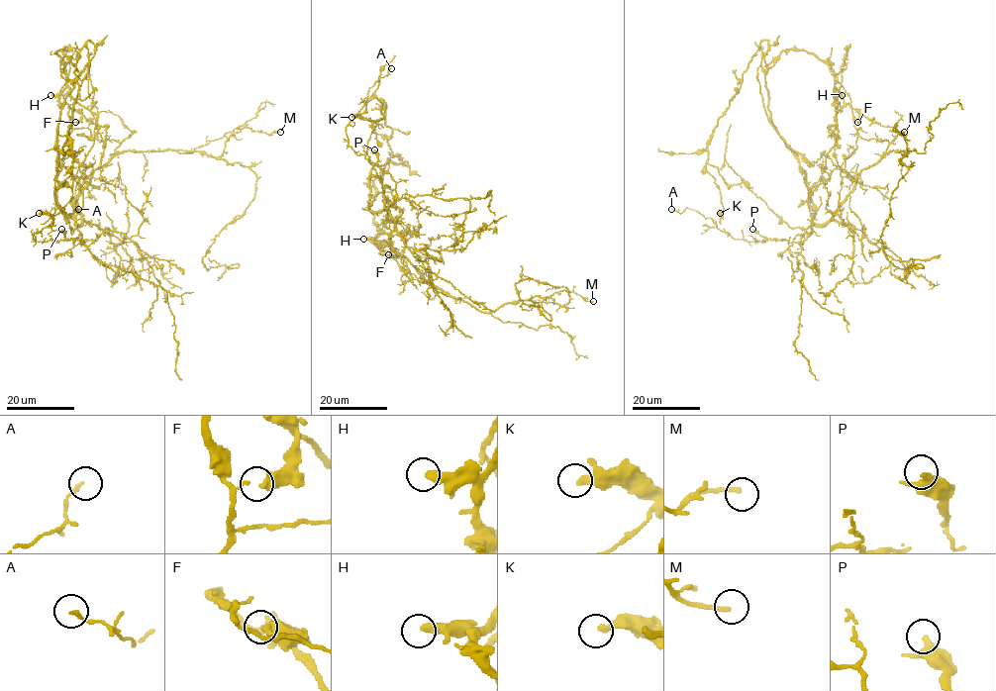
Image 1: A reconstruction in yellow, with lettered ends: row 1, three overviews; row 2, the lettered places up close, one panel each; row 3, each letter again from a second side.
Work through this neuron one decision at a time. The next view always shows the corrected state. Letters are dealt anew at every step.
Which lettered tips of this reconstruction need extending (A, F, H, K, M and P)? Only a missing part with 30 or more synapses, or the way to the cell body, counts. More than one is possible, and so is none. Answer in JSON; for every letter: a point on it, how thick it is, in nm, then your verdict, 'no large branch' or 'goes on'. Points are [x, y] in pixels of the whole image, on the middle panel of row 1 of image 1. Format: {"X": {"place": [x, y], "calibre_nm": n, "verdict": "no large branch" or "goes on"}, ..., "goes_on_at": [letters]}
{"A": {"place": [391, 68], "calibre_nm": 140, "verdict": "no large branch"}, "F": {"place": [388, 254], "calibre_nm": 280, "verdict": "no large branch"}, "H": {"place": [363, 239], "calibre_nm": 400, "verdict": "no large branch"}, "K": {"place": [351, 117], "calibre_nm": 300, "verdict": "no large branch"}, "M": {"place": [593, 301], "calibre_nm": 190, "verdict": "no large branch"}, "P": {"place": [374, 149], "calibre_nm": 280, "verdict": "no large branch"}, "goes_on_at": []}

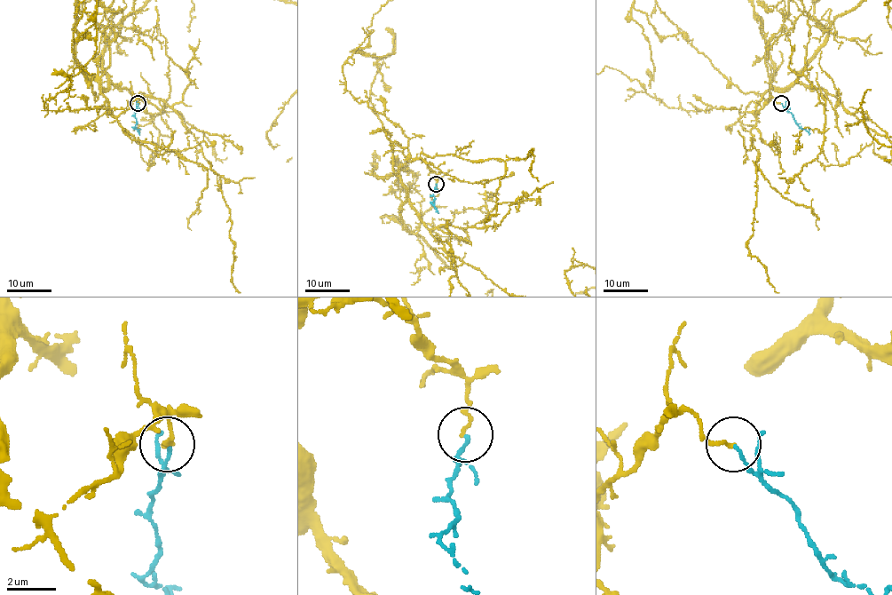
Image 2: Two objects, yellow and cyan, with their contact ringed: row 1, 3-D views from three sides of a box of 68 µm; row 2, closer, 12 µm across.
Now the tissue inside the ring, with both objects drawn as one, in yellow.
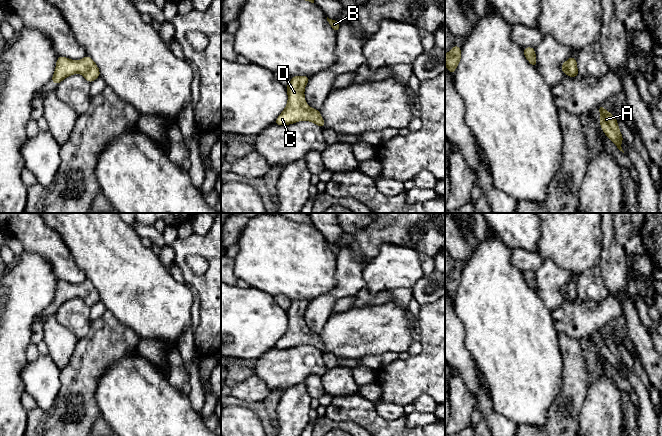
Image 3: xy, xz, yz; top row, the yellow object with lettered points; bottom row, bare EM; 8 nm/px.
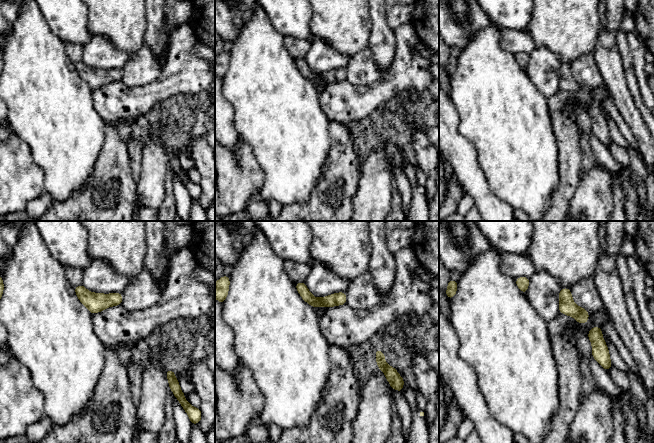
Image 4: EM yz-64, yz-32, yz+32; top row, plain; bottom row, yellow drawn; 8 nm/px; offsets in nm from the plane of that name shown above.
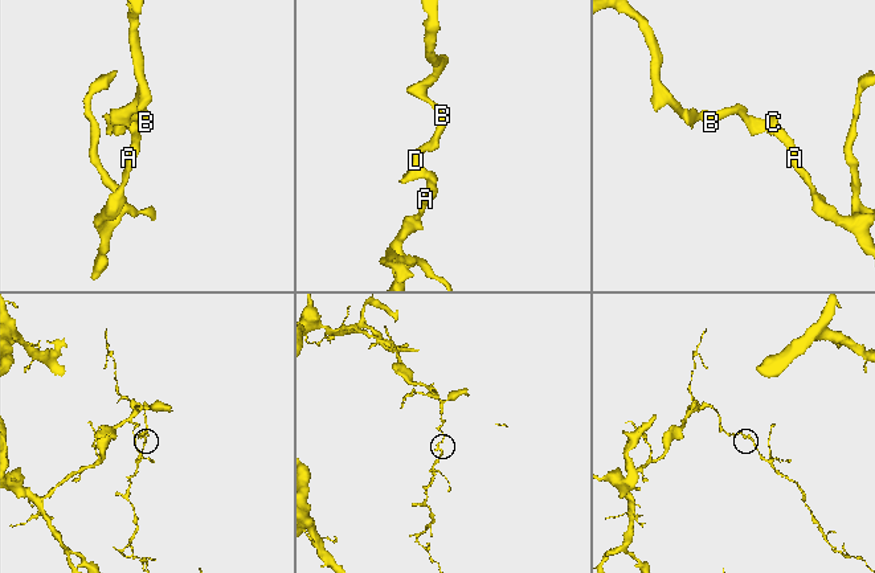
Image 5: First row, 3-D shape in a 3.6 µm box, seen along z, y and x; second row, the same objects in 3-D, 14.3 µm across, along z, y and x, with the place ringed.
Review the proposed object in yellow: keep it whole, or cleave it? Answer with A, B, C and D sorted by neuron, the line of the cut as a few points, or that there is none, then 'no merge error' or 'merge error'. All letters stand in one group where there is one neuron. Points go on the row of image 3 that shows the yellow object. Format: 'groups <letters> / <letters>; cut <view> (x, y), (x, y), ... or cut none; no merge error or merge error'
groups A B C D; cut none; no merge error

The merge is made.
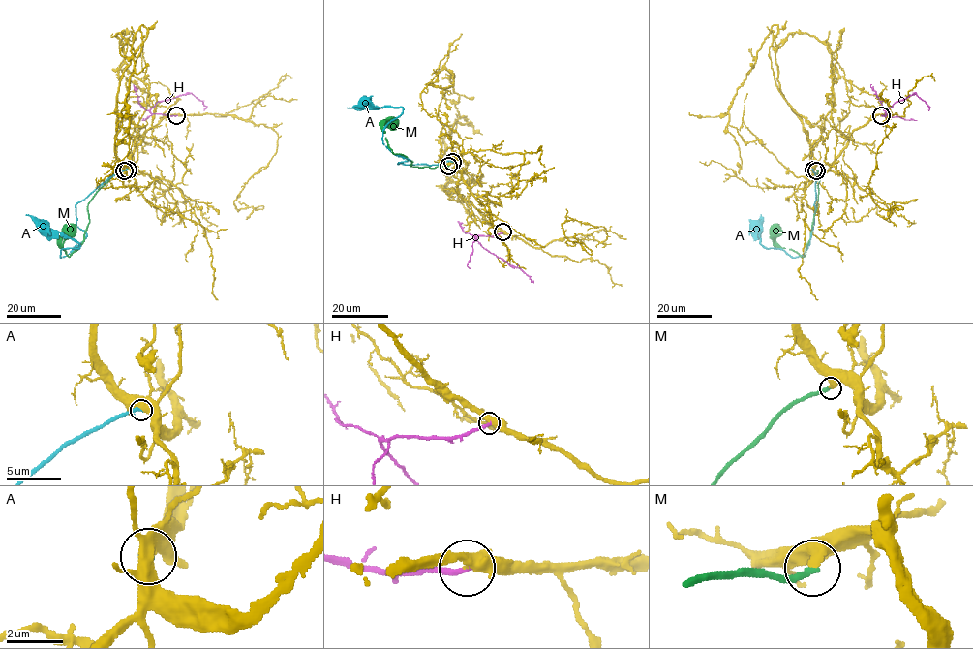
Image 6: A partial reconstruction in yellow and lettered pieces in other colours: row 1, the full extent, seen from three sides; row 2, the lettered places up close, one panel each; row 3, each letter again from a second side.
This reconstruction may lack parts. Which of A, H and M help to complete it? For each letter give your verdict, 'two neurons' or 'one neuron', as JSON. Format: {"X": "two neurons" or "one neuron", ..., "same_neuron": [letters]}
{"A": "two neurons", "H": "one neuron", "M": "one neuron", "same_neuron": ["H", "M"]}

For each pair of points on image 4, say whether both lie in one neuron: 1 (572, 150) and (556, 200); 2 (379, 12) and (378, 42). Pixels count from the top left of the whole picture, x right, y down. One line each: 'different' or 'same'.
1: same
2: same

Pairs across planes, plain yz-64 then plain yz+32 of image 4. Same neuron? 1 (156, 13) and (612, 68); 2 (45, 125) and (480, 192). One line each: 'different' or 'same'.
1: same
2: different

